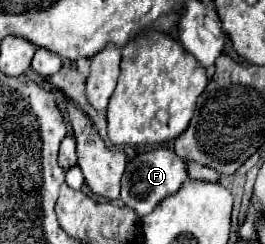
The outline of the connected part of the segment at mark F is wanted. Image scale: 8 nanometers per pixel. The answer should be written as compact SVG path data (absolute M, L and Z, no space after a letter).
M158 147L158 149L152 149L152 151L140 153L126 163L126 171L124 171L124 177L122 177L120 199L124 201L124 205L132 207L138 217L144 217L164 197L176 193L180 189L180 183L184 183L186 179L188 179L188 175L184 171L184 159L180 159L172 149Z

